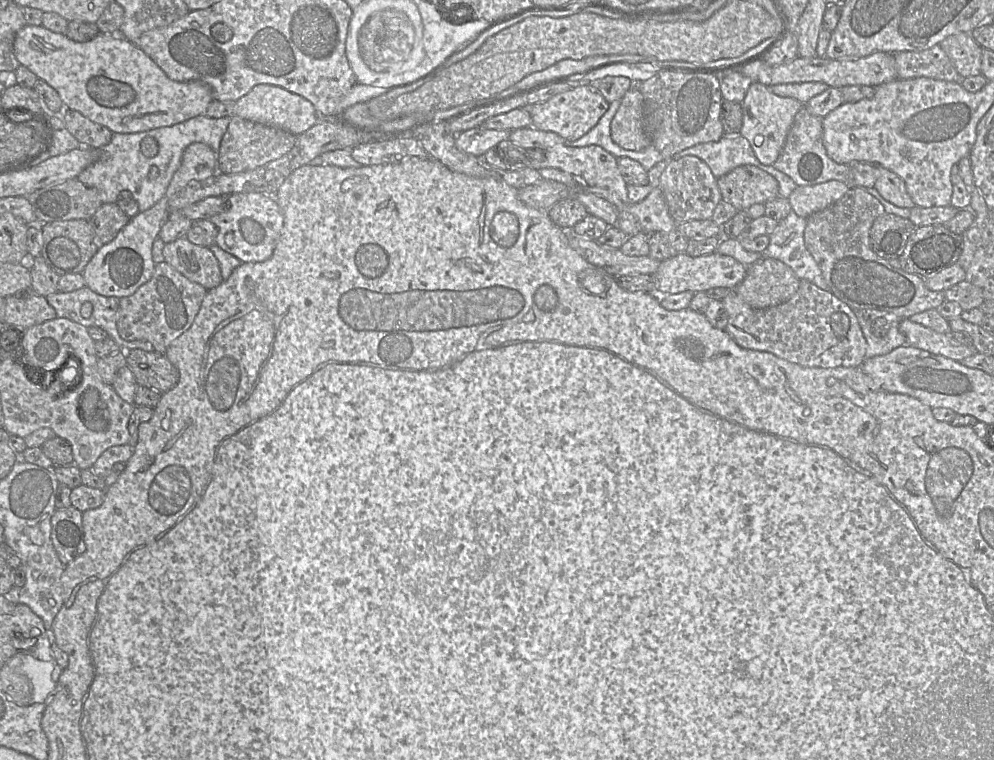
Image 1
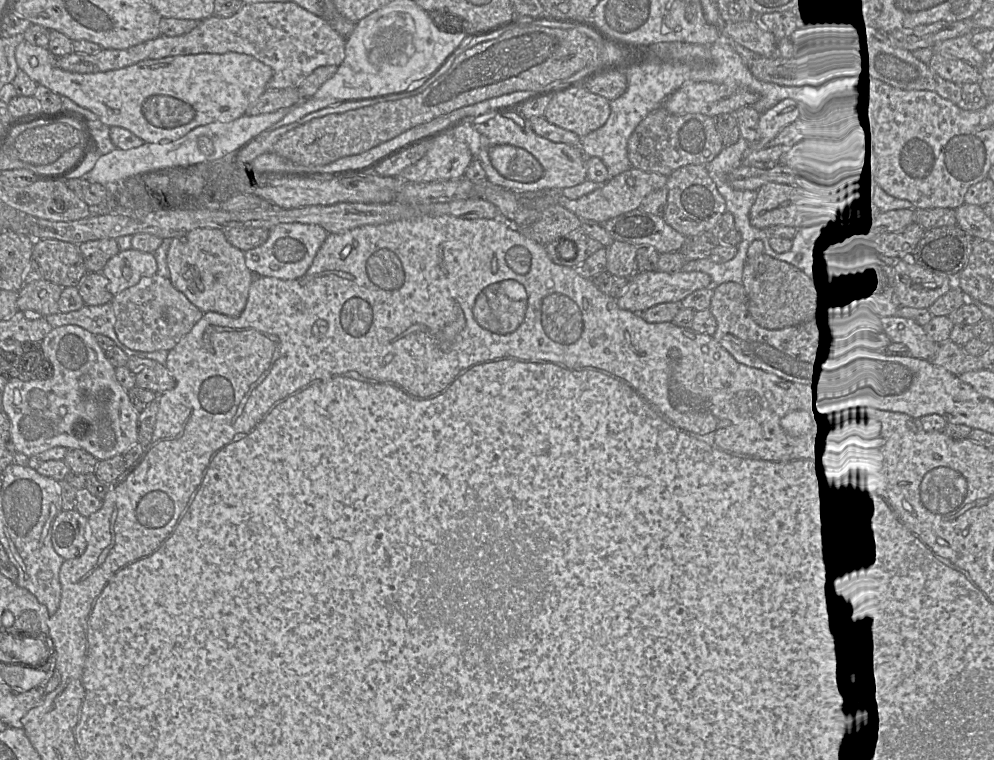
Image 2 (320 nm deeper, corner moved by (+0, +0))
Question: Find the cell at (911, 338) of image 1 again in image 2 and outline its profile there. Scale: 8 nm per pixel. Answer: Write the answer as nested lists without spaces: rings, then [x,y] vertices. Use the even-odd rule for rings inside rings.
[[[888,316],[881,320],[882,333],[893,343],[907,347],[909,356],[931,360],[938,345],[925,333],[923,326],[900,316]]]

